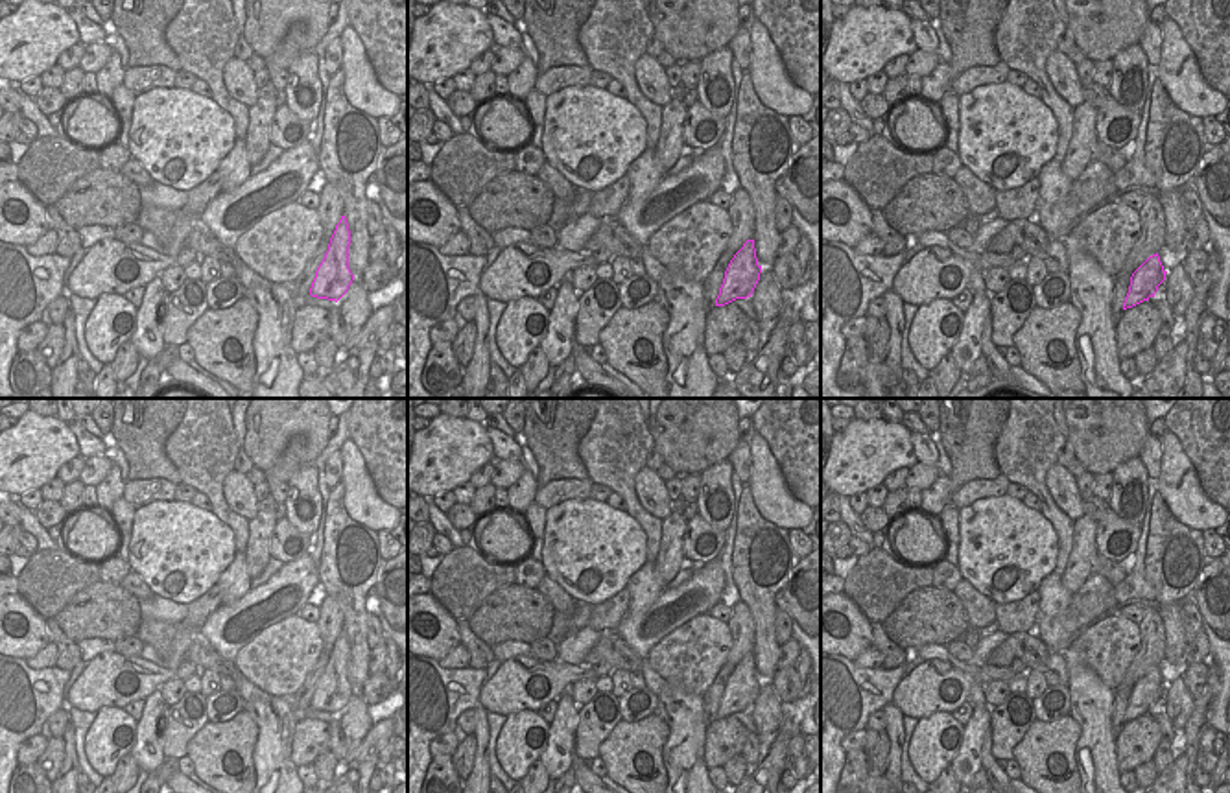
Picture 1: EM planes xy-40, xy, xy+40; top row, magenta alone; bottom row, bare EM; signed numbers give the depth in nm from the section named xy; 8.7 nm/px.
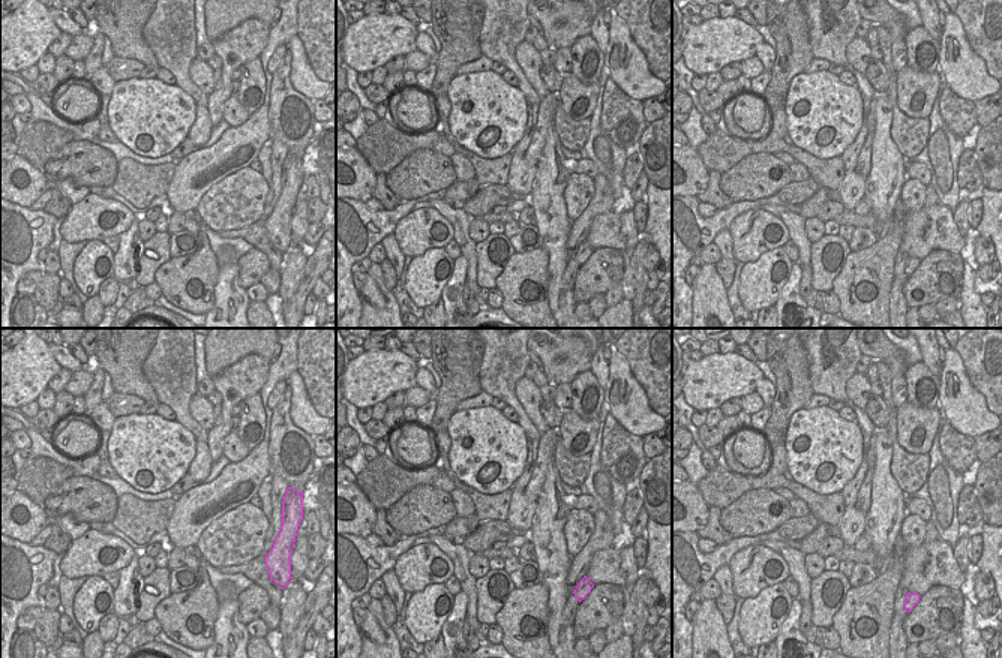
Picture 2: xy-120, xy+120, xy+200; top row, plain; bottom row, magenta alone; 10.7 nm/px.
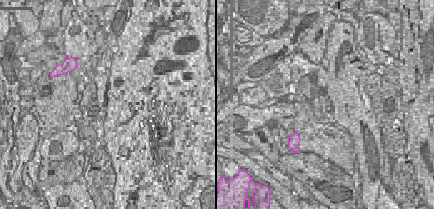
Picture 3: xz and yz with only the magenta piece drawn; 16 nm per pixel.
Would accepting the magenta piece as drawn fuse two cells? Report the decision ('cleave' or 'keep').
keep

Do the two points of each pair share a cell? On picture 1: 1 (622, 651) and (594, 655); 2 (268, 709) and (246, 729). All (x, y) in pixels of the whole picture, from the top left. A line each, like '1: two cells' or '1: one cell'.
1: one cell
2: two cells

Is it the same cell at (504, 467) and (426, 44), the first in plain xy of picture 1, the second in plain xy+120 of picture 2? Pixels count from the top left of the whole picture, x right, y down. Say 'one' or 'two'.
two

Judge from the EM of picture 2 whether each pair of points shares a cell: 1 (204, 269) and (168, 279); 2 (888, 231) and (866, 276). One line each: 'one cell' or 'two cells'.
1: one cell
2: one cell

